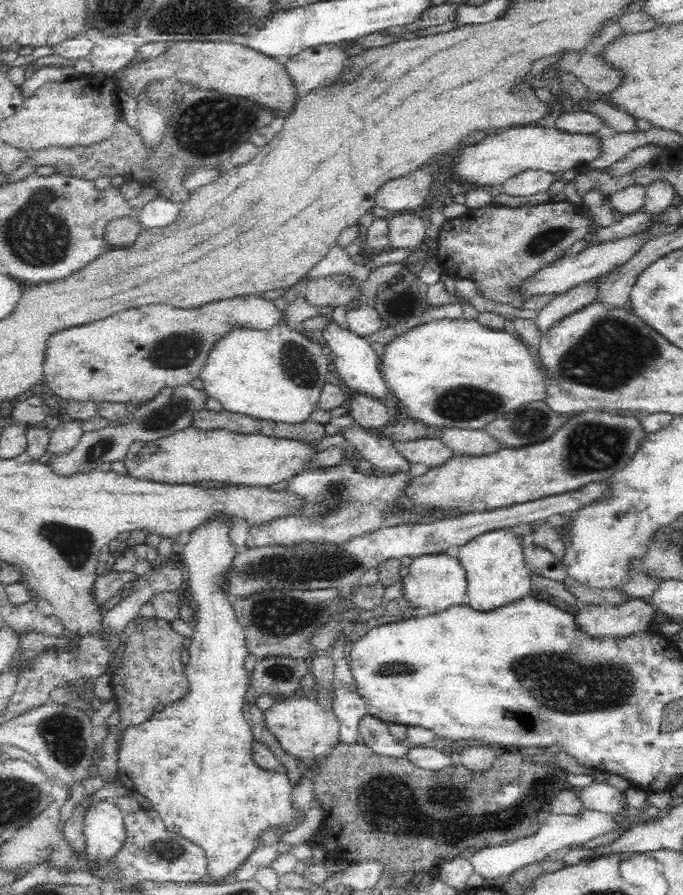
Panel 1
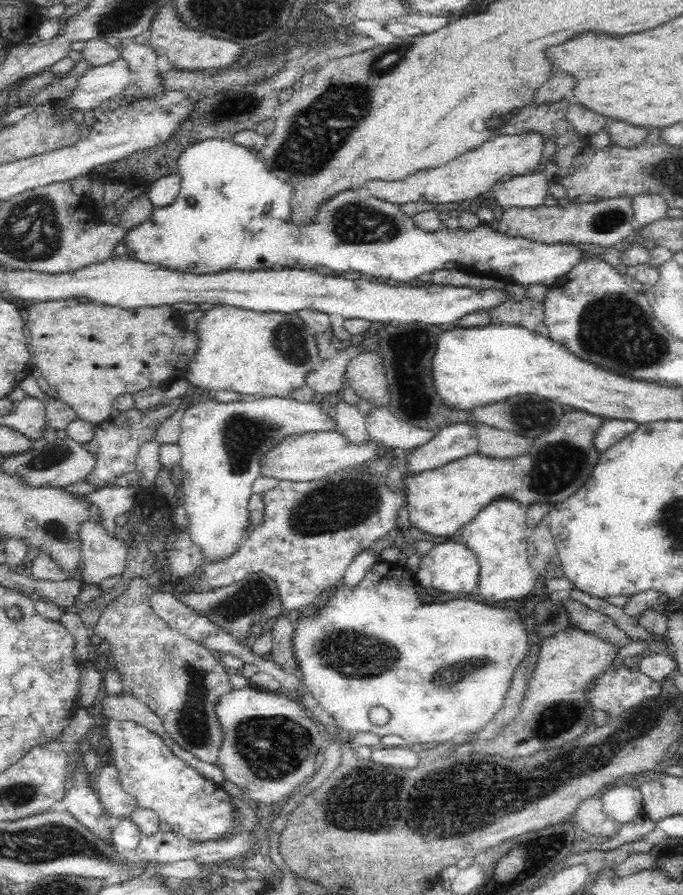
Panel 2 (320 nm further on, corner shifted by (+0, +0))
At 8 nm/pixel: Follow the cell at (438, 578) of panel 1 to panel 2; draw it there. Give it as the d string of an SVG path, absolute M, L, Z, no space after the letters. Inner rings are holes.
M459 539L449 540L444 544L436 544L420 559L420 568L413 574L415 582L421 590L434 588L446 594L475 592L479 579L479 562L477 556Z

